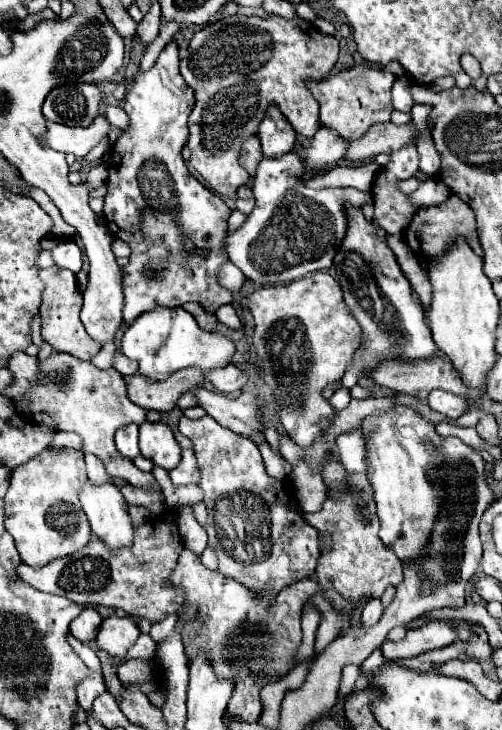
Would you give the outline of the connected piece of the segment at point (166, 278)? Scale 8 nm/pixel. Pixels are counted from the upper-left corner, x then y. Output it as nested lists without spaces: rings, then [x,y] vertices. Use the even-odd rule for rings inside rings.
[[[167,43],[161,51],[157,63],[145,71],[137,73],[133,85],[127,89],[125,113],[131,119],[131,125],[123,131],[117,145],[113,147],[107,177],[107,195],[103,217],[105,225],[113,237],[123,239],[131,247],[129,263],[121,267],[123,271],[123,293],[125,309],[123,321],[131,325],[139,315],[151,311],[153,307],[181,307],[187,301],[201,303],[205,311],[215,313],[221,305],[233,303],[233,293],[219,285],[217,271],[227,261],[221,251],[221,241],[227,235],[227,219],[231,209],[221,201],[219,195],[205,189],[187,169],[181,149],[187,143],[187,117],[193,107],[193,89],[183,81],[179,73],[179,53],[175,43]],[[197,251],[209,251],[207,257],[201,257]]]

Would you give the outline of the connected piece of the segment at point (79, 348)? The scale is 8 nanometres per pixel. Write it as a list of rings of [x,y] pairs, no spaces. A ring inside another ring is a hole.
[[[54,265],[39,271],[40,278],[45,284],[43,291],[43,303],[41,303],[41,337],[59,353],[69,353],[77,359],[89,361],[91,357],[95,357],[99,353],[99,345],[87,335],[79,313],[81,313],[81,305],[83,305],[83,297],[77,291],[77,279],[75,273],[71,273],[69,269],[61,269]]]

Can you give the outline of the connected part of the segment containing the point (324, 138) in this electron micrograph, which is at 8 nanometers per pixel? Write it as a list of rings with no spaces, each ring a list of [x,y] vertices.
[[[321,127],[315,137],[311,147],[305,151],[305,163],[309,167],[331,167],[337,161],[345,157],[345,147],[349,141],[341,139],[335,131],[329,131],[329,127]]]

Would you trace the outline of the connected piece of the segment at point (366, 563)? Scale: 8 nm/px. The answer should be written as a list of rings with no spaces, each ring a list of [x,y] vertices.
[[[355,429],[355,431],[349,431],[349,433],[343,433],[339,435],[337,439],[337,451],[339,451],[339,457],[341,457],[341,463],[345,467],[345,471],[349,473],[347,475],[347,493],[341,495],[341,497],[329,497],[321,511],[317,513],[303,513],[303,516],[308,524],[315,527],[319,534],[328,532],[332,536],[332,545],[329,549],[321,551],[322,556],[319,558],[315,575],[317,580],[324,589],[335,589],[345,599],[347,599],[347,617],[351,619],[351,611],[357,607],[357,603],[367,597],[367,599],[375,599],[379,597],[387,585],[399,585],[403,581],[403,563],[401,559],[393,553],[393,551],[387,551],[385,545],[381,543],[381,539],[377,537],[379,533],[379,519],[377,519],[377,513],[375,513],[375,501],[373,501],[373,489],[367,481],[367,473],[365,473],[365,437],[361,433],[361,429]]]

